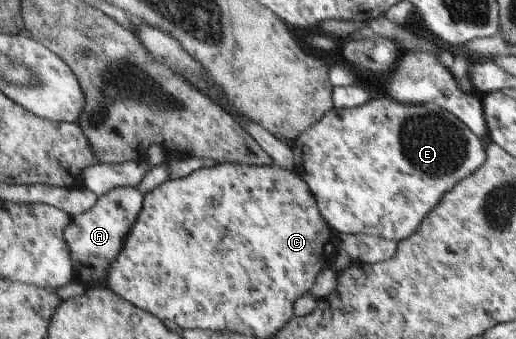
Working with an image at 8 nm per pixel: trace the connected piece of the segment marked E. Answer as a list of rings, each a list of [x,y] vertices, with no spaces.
[[[373,95],[369,102],[355,108],[336,109],[334,106],[327,111],[321,120],[306,128],[294,141],[292,141],[292,153],[295,157],[293,170],[308,183],[308,187],[313,192],[324,219],[333,228],[336,235],[373,235],[384,239],[392,240],[397,244],[414,234],[421,222],[427,218],[428,214],[441,202],[443,196],[455,188],[456,184],[472,174],[476,168],[481,166],[483,160],[487,158],[487,150],[484,148],[485,142],[475,135],[464,121],[453,116],[452,112],[441,108],[433,103],[417,104],[397,104],[395,100],[387,96]]]

